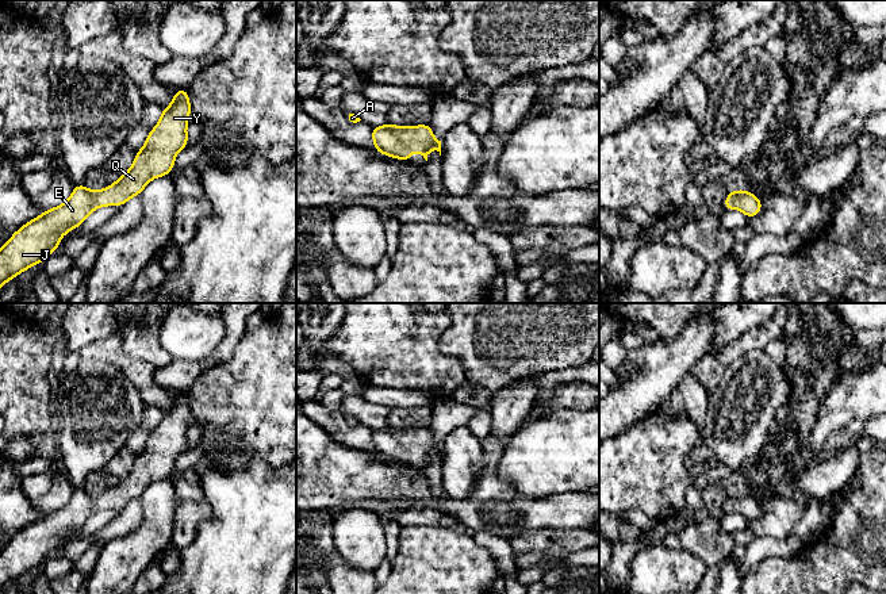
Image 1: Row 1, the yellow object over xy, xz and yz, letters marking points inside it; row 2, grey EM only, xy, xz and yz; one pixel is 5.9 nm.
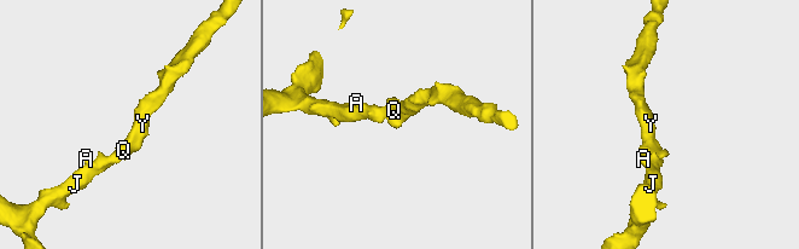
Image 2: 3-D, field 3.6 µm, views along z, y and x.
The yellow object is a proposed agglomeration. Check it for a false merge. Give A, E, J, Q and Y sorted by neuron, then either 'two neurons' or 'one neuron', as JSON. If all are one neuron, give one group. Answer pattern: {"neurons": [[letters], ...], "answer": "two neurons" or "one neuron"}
{"neurons": [["A", "E", "J", "Q", "Y"]], "answer": "one neuron"}

